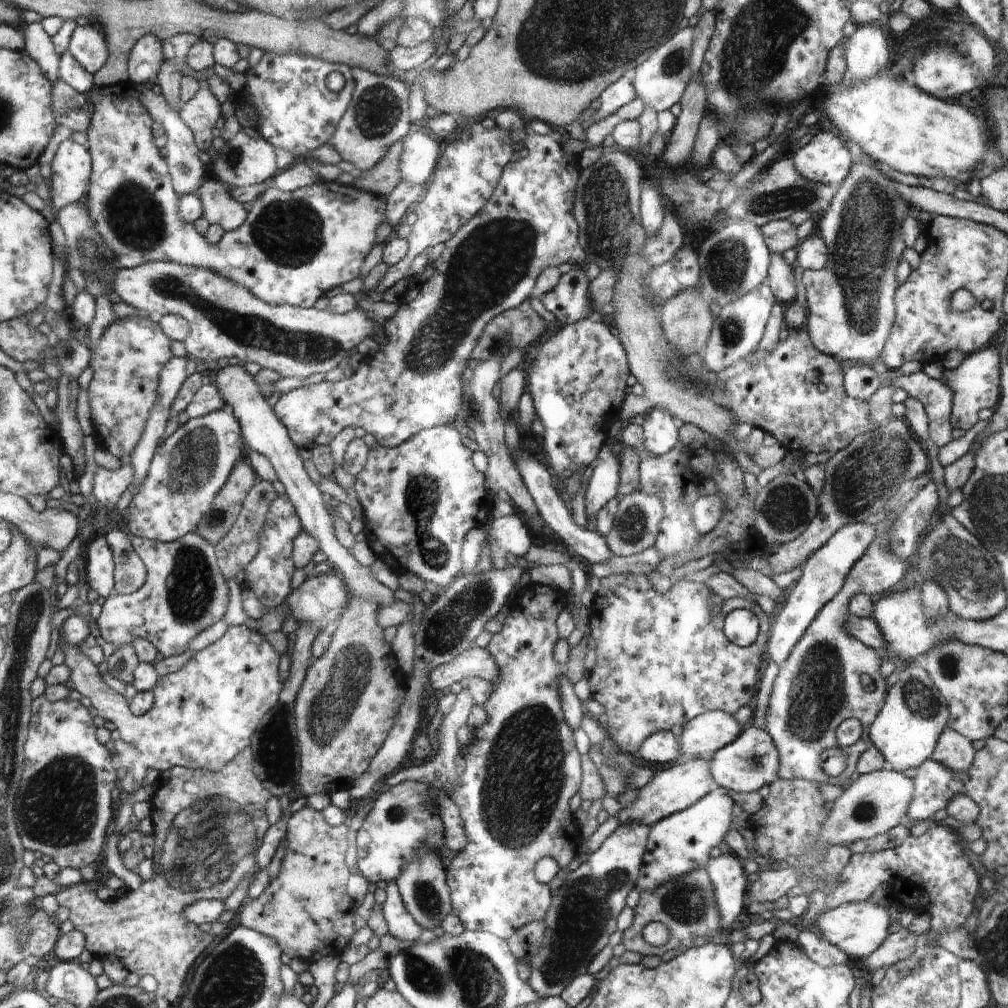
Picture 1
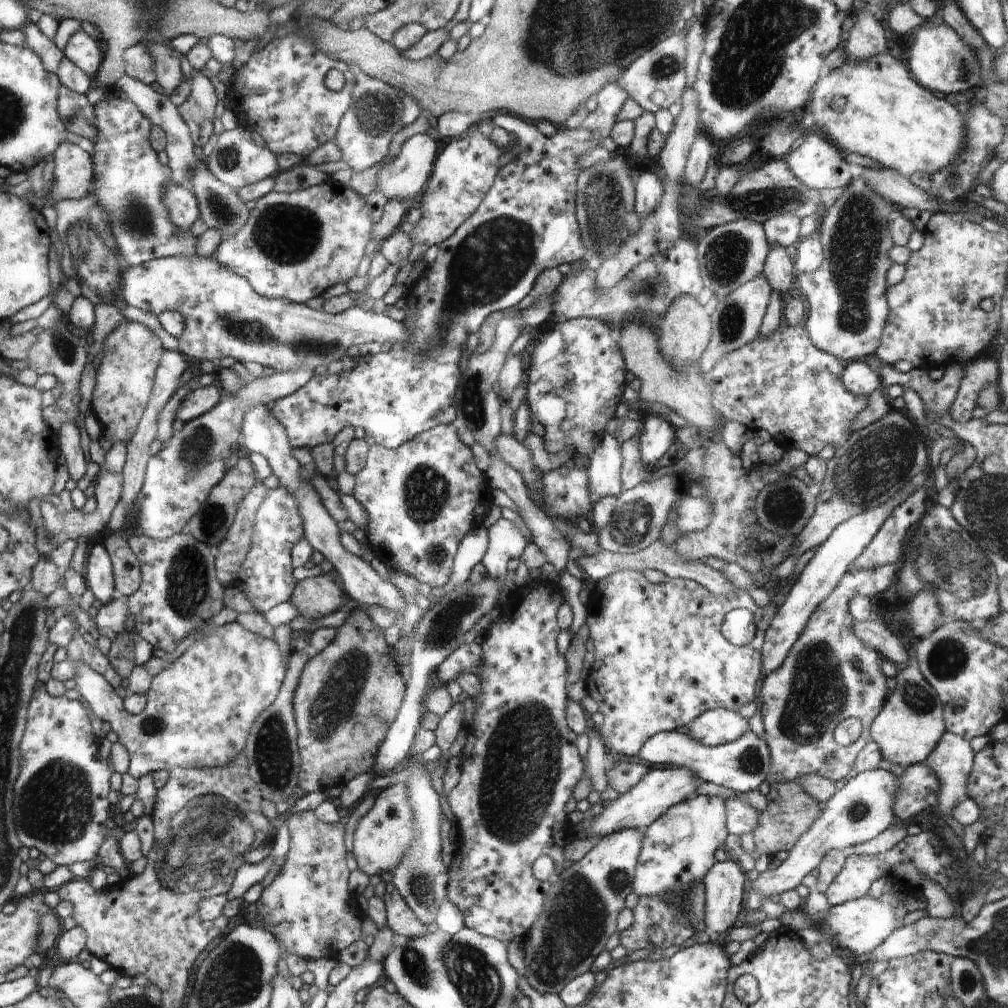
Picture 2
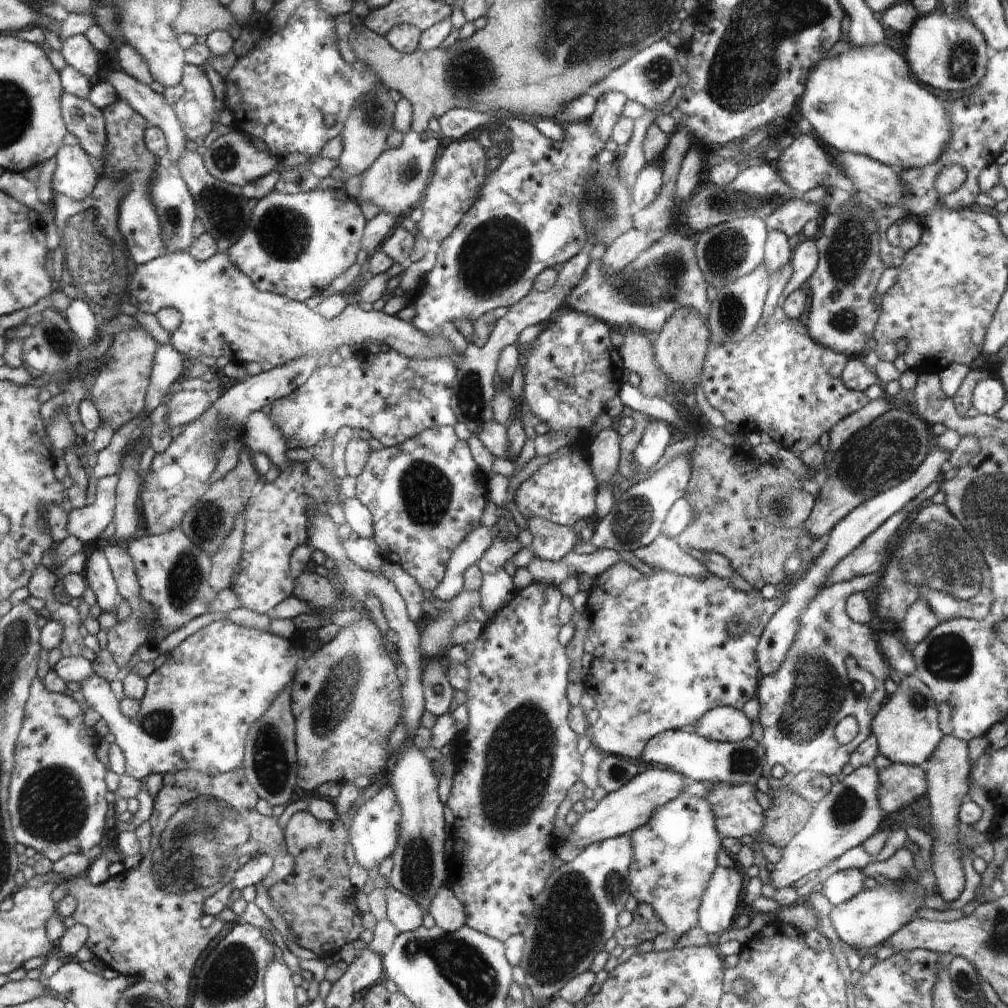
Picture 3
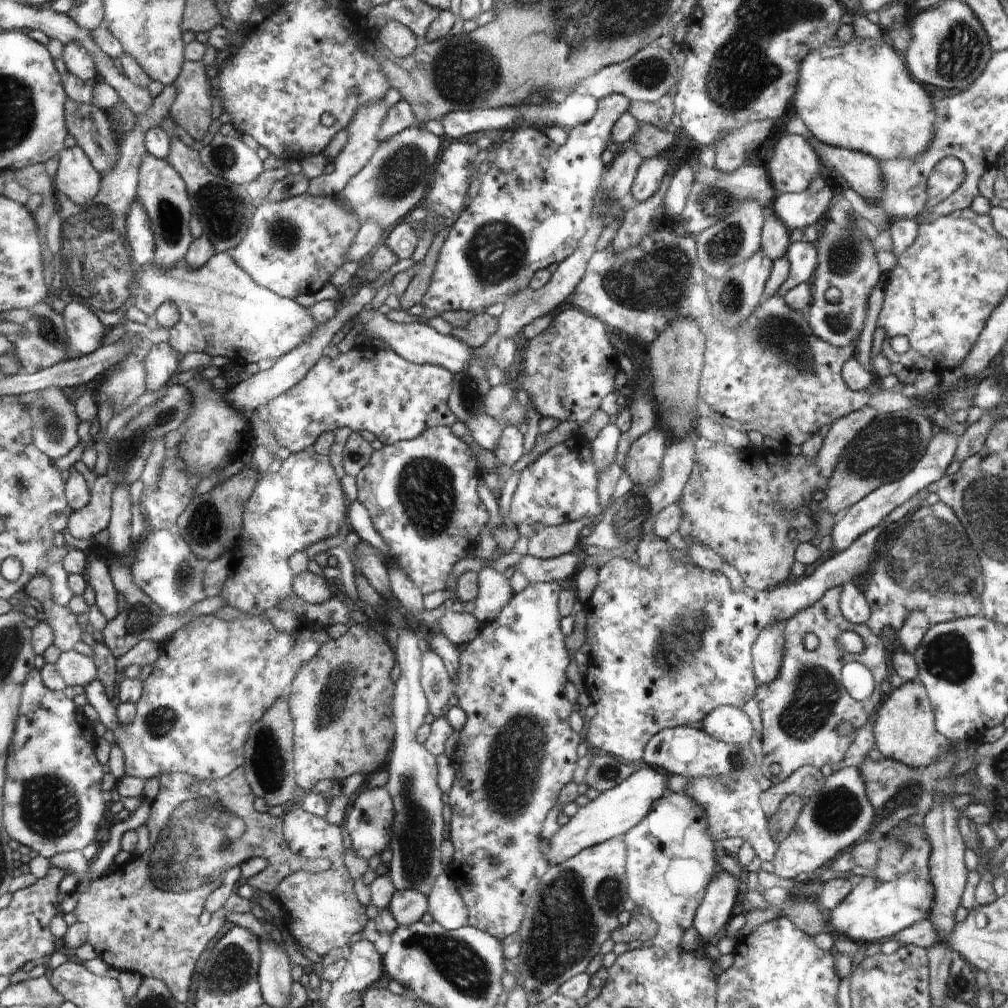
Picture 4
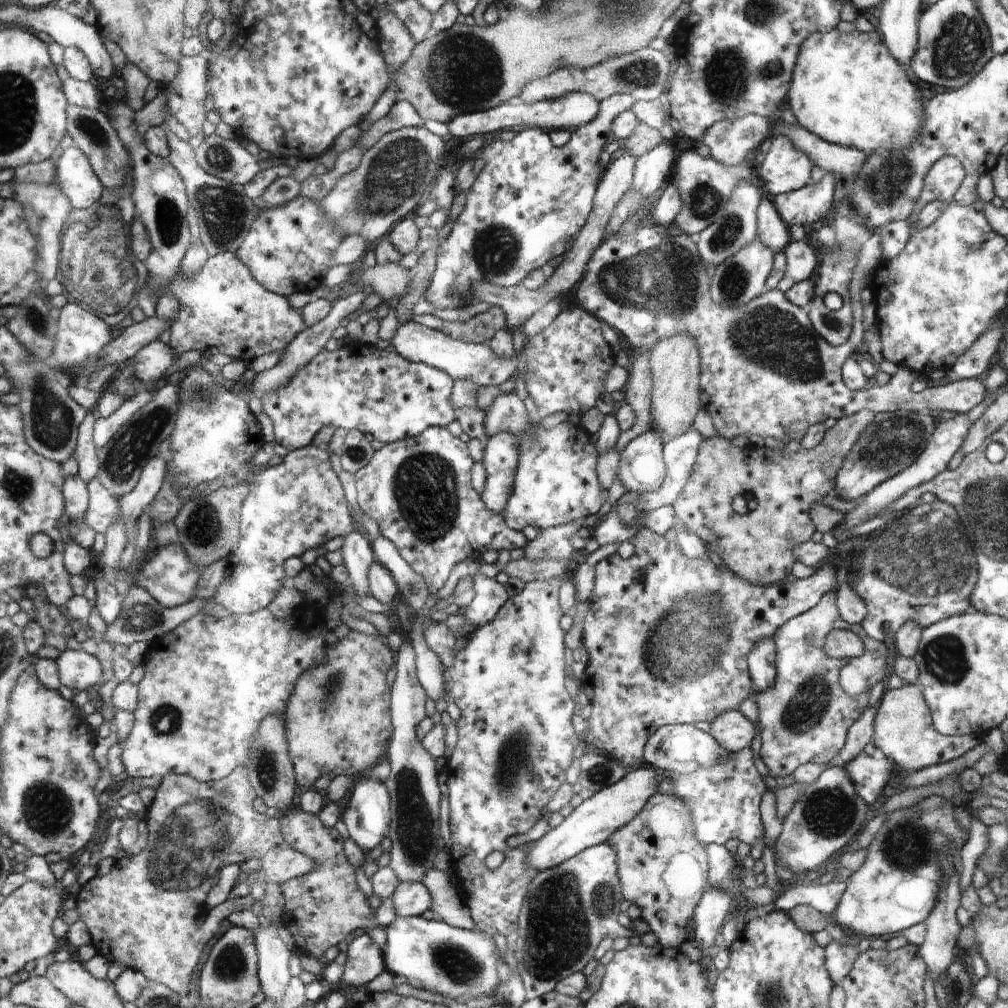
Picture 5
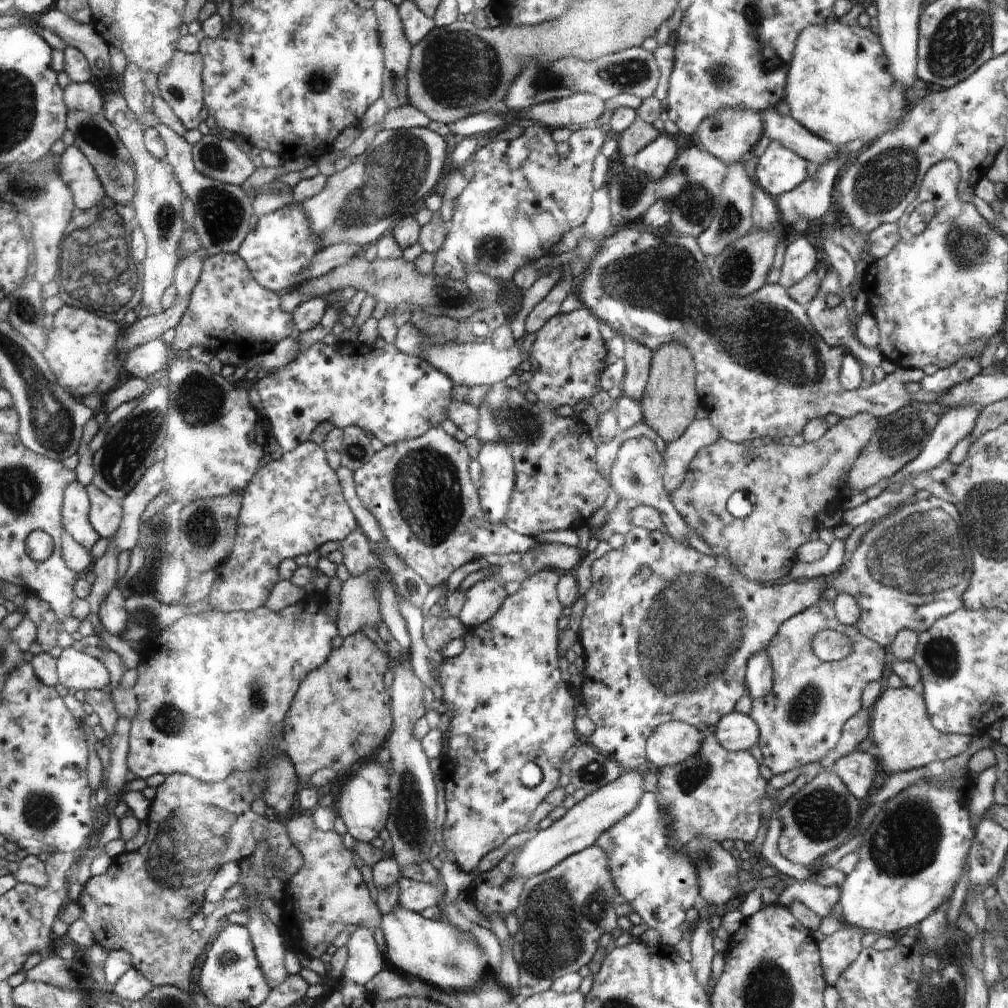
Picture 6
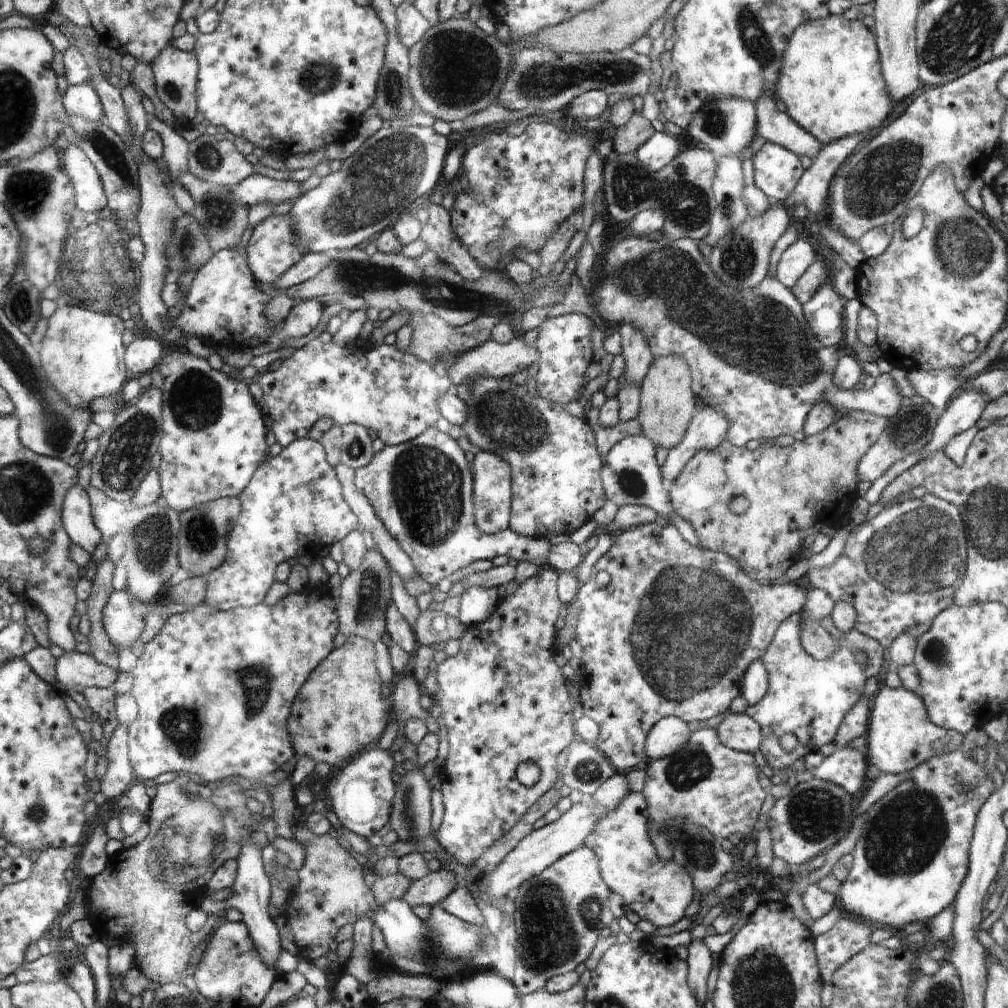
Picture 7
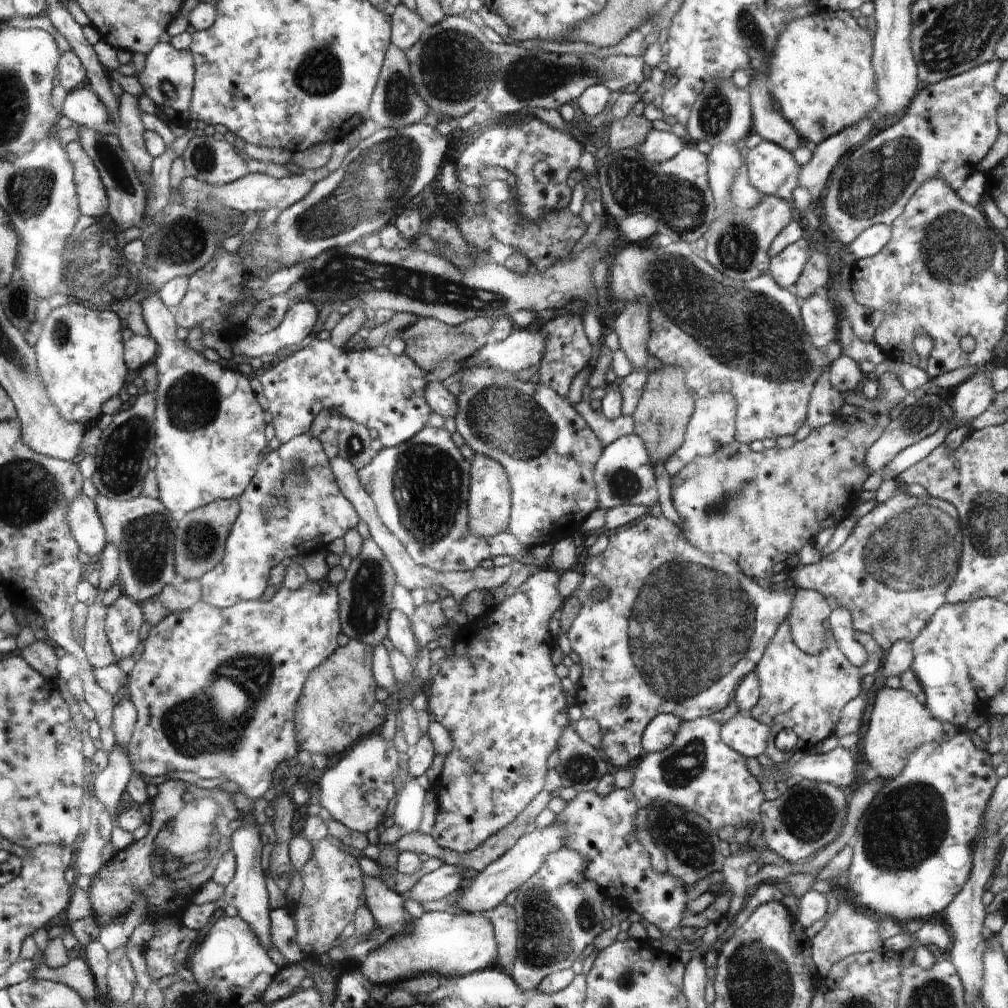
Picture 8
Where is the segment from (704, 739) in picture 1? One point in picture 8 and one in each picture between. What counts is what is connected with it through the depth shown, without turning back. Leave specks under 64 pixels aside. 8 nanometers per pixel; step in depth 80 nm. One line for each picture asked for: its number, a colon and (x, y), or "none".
2: (717, 726)
3: (729, 725)
4: (730, 724)
5: (731, 729)
6: (735, 732)
7: (739, 732)
8: (744, 734)

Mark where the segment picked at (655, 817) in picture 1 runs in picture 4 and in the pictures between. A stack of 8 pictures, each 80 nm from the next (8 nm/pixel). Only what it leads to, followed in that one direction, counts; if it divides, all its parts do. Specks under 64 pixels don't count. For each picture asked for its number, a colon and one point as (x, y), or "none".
2: (661, 789)
3: (622, 811)
4: (614, 812)

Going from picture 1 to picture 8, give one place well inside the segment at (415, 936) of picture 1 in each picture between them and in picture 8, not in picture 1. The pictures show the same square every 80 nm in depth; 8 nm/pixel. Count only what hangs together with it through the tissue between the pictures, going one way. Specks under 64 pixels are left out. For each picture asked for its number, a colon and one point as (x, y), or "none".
2: (401, 919)
3: (405, 914)
4: (406, 906)
5: (410, 898)
6: (416, 896)
7: (434, 887)
8: (433, 886)

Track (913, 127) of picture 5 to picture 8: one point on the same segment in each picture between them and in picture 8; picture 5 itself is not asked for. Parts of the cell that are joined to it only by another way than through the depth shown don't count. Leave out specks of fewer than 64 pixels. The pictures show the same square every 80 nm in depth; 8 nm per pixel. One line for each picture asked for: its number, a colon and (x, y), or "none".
6: (838, 86)
7: (830, 81)
8: (821, 72)

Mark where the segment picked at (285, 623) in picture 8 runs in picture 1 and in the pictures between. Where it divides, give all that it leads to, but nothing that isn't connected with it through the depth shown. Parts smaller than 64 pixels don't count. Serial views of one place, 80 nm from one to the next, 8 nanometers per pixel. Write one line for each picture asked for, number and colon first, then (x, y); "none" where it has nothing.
1: (203, 715)
2: (200, 711)
3: (199, 706)
4: (212, 681)
5: (210, 682)
6: (213, 689)
7: (214, 689)

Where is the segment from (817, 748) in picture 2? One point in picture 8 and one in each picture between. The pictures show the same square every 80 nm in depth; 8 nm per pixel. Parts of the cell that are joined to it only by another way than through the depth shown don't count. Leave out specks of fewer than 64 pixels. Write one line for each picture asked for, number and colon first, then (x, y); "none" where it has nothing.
3: (800, 704)
4: (801, 708)
5: (805, 716)
6: (801, 719)
7: (807, 698)
8: (806, 693)

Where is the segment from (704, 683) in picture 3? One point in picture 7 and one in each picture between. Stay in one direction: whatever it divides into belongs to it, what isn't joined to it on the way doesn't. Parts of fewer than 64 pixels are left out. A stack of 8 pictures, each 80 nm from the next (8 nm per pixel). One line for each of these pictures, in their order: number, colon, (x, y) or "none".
4: (670, 642)
5: (637, 679)
6: (669, 638)
7: (672, 634)

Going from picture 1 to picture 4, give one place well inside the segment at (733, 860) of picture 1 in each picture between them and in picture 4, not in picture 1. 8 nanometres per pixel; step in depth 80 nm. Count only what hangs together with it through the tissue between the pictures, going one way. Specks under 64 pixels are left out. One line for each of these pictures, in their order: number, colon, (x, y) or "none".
2: (724, 882)
3: (721, 899)
4: (721, 900)

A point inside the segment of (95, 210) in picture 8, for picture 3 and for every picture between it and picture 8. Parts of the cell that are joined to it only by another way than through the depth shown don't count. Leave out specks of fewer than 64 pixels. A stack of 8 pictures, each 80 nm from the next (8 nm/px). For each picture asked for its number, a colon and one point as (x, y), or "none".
3: (73, 176)
4: (74, 175)
5: (74, 174)
6: (74, 167)
7: (89, 188)

